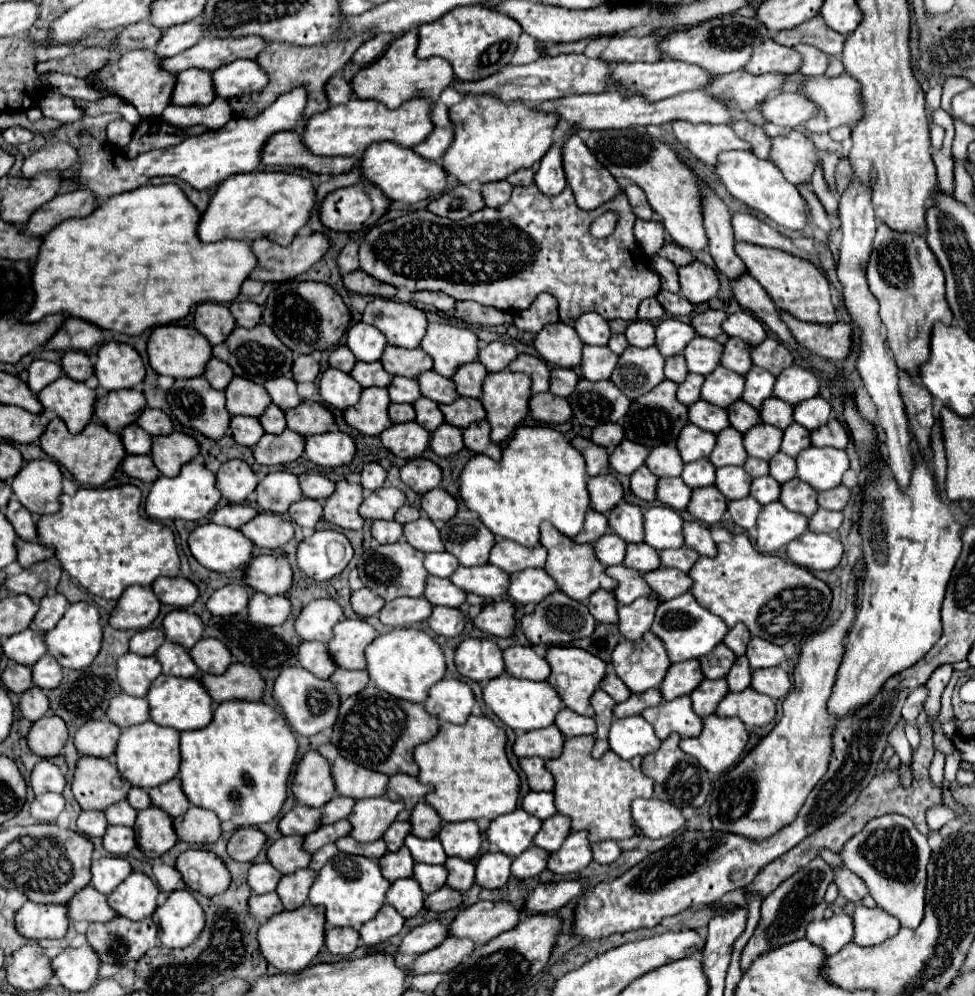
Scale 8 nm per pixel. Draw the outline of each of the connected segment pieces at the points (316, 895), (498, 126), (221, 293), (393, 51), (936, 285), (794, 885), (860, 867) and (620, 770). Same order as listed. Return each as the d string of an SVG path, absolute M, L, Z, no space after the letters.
M340 852L318 872L316 882L310 888L310 902L314 906L326 906L326 922L330 928L350 926L358 930L364 922L372 920L376 912L384 906L390 884L392 882L382 876L378 860Z
M466 94L450 108L454 140L442 156L442 168L460 184L506 180L520 168L532 168L552 146L556 116L532 112L524 102L500 102L490 94Z
M164 184L164 186L140 186L132 192L120 194L120 196L112 196L106 202L102 202L90 216L86 218L72 218L72 220L64 220L62 224L56 224L42 240L40 246L40 254L32 266L32 290L34 290L34 304L28 310L28 314L22 318L24 322L38 322L42 320L46 314L68 314L74 318L82 318L102 330L114 330L120 334L128 334L128 336L140 336L144 330L150 330L154 326L164 326L170 324L174 320L180 320L184 316L188 316L190 308L198 302L220 302L220 304L228 304L232 302L238 294L240 294L240 286L242 282L250 276L252 268L256 266L256 256L252 256L252 248L248 242L244 240L220 240L220 242L210 242L204 244L200 242L200 238L196 236L196 224L200 220L200 212L194 208L194 204L190 204L190 200L184 196L184 192L176 186L176 184Z
M410 30L402 36L398 36L388 46L384 56L380 56L372 64L360 68L350 82L356 98L360 98L360 100L380 100L388 108L398 108L402 102L406 102L410 98L418 98L418 96L422 96L422 98L426 96L432 102L436 102L440 92L444 88L448 88L454 80L452 66L444 58L420 60L416 56L416 46L418 46L418 34L416 34L416 30Z
M880 224L874 238L872 260L868 264L868 284L880 302L888 348L892 350L896 364L912 378L918 378L920 366L928 360L932 326L936 322L952 324L952 312L944 300L944 274L926 240L922 236L908 236L906 232L892 232Z
M816 858L808 866L804 866L800 872L790 876L788 882L780 884L768 898L764 898L760 908L760 922L754 930L754 936L750 938L750 942L742 952L742 970L748 968L748 964L752 964L756 956L760 956L760 952L804 938L804 928L812 922L812 910L816 904L822 902L824 892L832 880L834 880L834 872L830 864L826 864L822 858Z
M884 814L866 824L866 828L848 840L840 854L844 866L860 876L870 896L890 916L898 918L902 928L916 930L924 918L924 892L926 892L926 864L930 860L930 848L924 834L920 834L912 820L900 814Z
M574 736L564 742L560 758L546 760L546 768L556 780L556 808L560 814L572 818L572 830L588 830L590 842L632 838L636 834L636 822L630 804L634 798L652 798L654 782L640 770L642 756L622 760L610 750L600 760L594 760L592 746L594 736Z

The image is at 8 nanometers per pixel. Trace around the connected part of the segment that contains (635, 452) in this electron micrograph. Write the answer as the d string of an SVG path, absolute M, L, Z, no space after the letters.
M624 440L614 450L610 450L610 468L618 474L632 474L646 462L646 458L648 448L634 444L632 440Z

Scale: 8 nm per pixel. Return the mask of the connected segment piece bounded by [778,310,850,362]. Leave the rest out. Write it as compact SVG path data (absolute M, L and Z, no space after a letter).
M780 312L780 318L790 328L798 344L814 352L816 356L832 362L842 362L850 354L850 326L846 322L836 322L832 326L812 324L792 318L788 312Z

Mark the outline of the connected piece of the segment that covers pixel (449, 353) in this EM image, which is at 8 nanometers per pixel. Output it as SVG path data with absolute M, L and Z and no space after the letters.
M428 324L420 348L434 358L434 370L446 378L478 358L478 336L468 328L450 324Z

